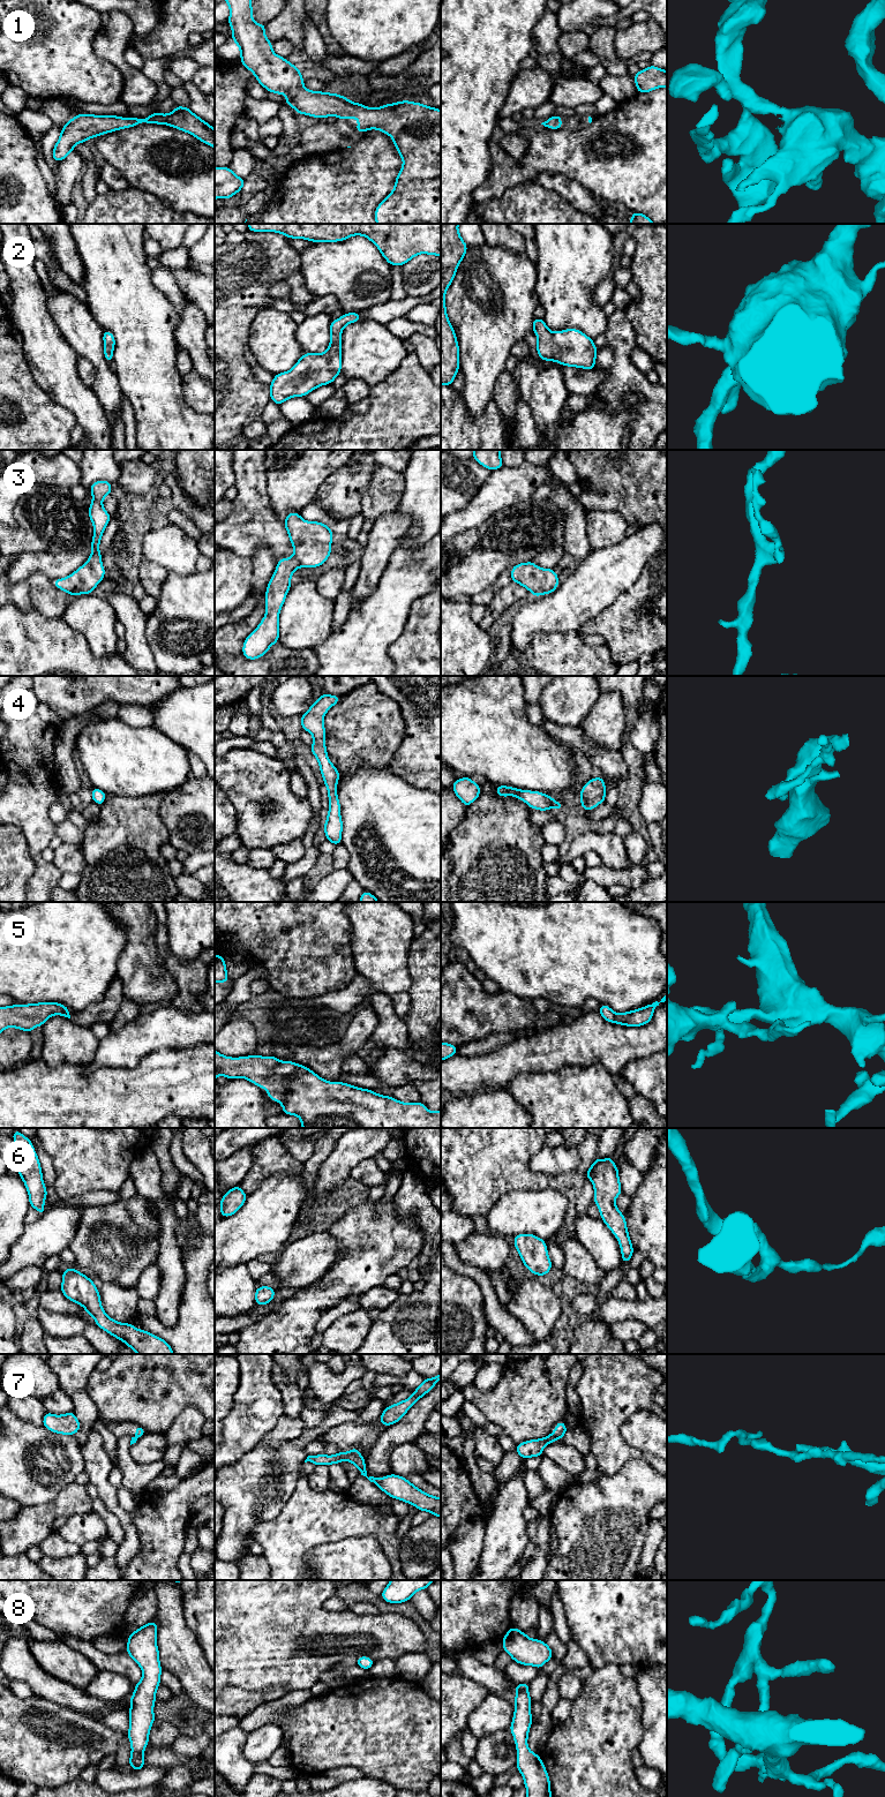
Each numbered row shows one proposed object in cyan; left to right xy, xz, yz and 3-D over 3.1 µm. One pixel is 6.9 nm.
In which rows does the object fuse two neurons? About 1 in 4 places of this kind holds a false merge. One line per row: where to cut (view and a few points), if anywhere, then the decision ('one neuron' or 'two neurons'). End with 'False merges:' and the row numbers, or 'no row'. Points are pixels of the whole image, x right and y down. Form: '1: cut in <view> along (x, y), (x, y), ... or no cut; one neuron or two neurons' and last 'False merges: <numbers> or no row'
1: no cut; one neuron
2: no cut; one neuron
3: no cut; one neuron
4: no cut; one neuron
5: no cut; one neuron
6: no cut; one neuron
7: cut in yz along (550, 1434), (557, 1438); two neurons
8: no cut; one neuron
False merges: 7

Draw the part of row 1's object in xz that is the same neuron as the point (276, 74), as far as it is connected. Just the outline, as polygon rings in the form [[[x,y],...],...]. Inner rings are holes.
[[[252,0],[225,1],[230,7],[227,23],[232,28],[232,40],[239,46],[241,63],[255,75],[257,82],[263,88],[269,92],[286,95],[287,99],[284,103],[292,106],[298,114],[306,114],[313,118],[335,115],[340,120],[355,118],[359,122],[359,126],[354,127],[357,131],[362,134],[369,129],[377,129],[392,137],[398,155],[403,158],[403,167],[398,172],[393,190],[385,196],[375,210],[376,224],[441,224],[441,110],[410,100],[385,104],[382,107],[366,107],[363,104],[348,100],[345,96],[306,89],[300,69],[285,58],[273,53],[272,43],[264,33],[267,24],[253,21]]]

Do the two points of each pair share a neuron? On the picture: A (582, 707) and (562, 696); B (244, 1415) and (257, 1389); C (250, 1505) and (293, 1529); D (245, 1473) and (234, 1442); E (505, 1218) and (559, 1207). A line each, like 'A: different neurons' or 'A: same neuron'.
A: same neuron
B: same neuron
C: different neurons
D: different neurons
E: same neuron

